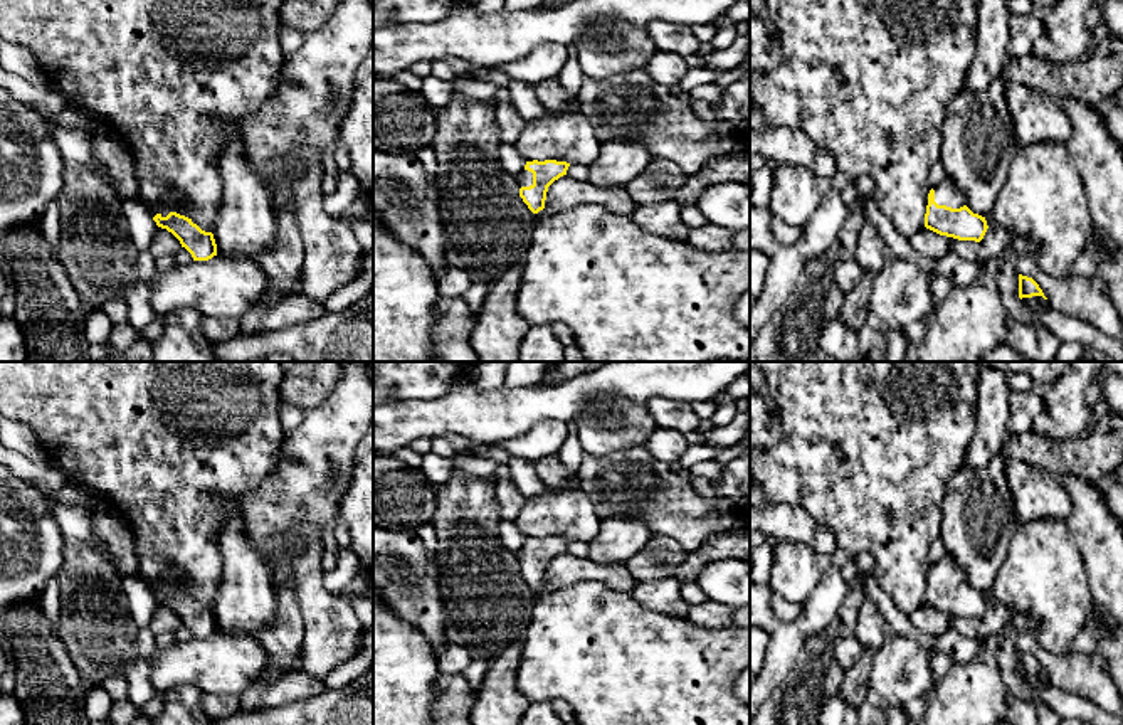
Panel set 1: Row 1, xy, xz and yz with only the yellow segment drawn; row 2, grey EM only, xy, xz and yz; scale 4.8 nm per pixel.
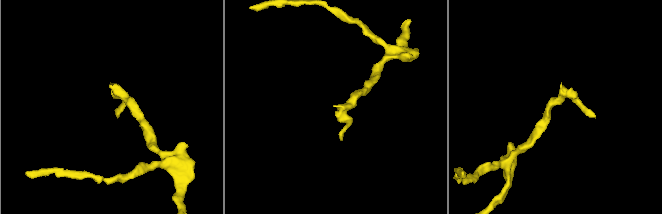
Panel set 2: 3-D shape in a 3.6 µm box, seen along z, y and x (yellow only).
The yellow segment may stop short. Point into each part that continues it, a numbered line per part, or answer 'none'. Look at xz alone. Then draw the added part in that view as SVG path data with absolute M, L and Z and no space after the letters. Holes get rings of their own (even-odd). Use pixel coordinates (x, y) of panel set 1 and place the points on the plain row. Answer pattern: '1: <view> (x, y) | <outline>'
1: xz (525, 555) | M521 547L514 555L519 565L533 562L533 550L528 547Z

